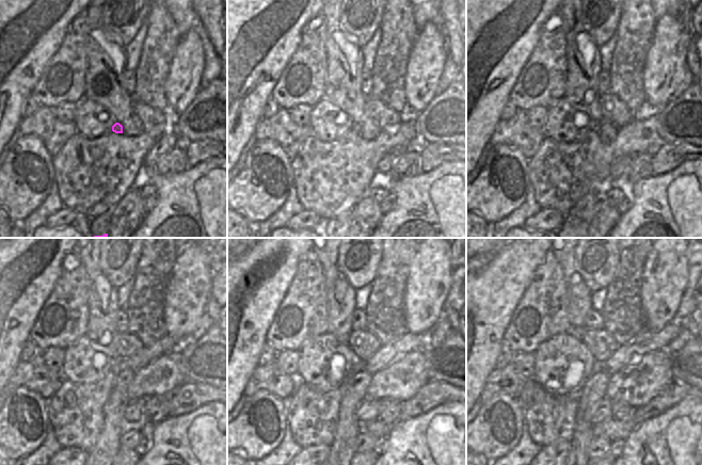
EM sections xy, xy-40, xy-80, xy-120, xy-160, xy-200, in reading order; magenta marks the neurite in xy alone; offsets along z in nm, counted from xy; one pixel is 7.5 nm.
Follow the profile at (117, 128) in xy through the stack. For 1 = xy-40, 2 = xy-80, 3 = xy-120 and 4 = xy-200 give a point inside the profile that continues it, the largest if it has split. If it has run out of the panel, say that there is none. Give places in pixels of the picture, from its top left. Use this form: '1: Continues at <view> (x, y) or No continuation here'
1: Continues at xy-40 (355, 127)
2: Continues at xy-80 (594, 125)
3: Continues at xy-120 (147, 354)
4: Continues at xy-200 (647, 340)

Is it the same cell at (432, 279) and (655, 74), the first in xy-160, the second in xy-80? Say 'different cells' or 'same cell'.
same cell

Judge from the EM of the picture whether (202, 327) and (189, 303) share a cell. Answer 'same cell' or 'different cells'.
different cells

